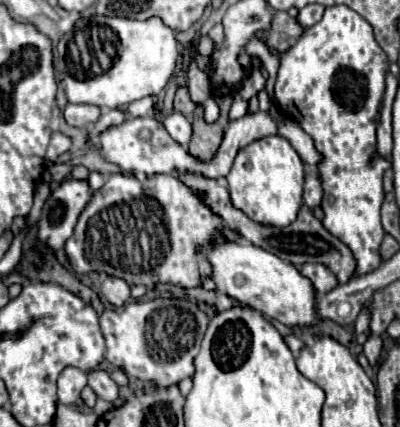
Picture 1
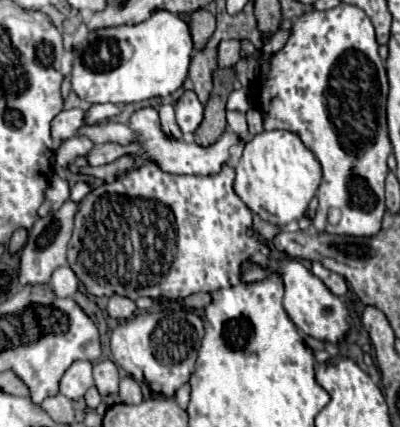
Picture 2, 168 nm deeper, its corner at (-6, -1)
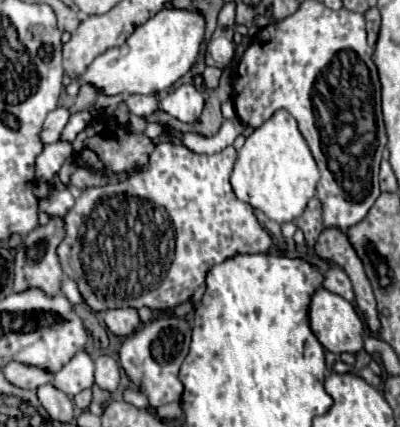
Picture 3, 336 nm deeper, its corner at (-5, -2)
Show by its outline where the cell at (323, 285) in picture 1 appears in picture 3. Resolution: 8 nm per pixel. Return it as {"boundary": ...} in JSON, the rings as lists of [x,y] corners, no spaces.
{"boundary":[[[331,267],[327,271],[323,271],[323,287],[331,293],[341,295],[347,301],[353,301],[353,289],[351,289],[351,281],[347,277],[347,273],[341,267]]]}

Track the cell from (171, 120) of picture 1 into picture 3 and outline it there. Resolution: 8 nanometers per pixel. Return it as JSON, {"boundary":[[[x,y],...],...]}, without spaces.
{"boundary":[[[179,85],[159,101],[159,109],[183,123],[195,123],[203,111],[205,97],[195,85]]]}

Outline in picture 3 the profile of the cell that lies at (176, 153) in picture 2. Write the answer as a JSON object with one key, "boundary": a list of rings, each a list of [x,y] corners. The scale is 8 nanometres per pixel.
{"boundary":[[[131,95],[127,99],[127,107],[137,117],[149,117],[157,111],[157,97],[155,95]]]}

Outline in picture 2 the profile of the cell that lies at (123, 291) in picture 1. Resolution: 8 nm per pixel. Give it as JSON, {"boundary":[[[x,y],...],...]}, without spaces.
{"boundary":[[[112,296],[108,300],[106,310],[108,310],[110,318],[114,318],[114,320],[126,320],[126,318],[134,316],[136,304],[130,298],[124,298],[124,296]]]}

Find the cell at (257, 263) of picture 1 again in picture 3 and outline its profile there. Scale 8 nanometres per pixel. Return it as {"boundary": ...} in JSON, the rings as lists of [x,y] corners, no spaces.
{"boundary":[[[323,287],[311,295],[309,325],[311,325],[311,331],[315,333],[315,337],[319,339],[319,343],[325,349],[329,349],[331,353],[343,353],[343,351],[357,353],[359,349],[363,349],[363,321],[361,321],[359,313],[341,295],[335,295]]]}

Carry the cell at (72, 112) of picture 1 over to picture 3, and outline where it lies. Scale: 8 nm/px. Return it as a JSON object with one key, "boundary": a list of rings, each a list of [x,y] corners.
{"boundary":[[[59,107],[55,111],[51,111],[43,123],[43,131],[41,131],[41,141],[43,143],[55,143],[61,139],[61,133],[65,129],[65,125],[69,123],[69,109]]]}

